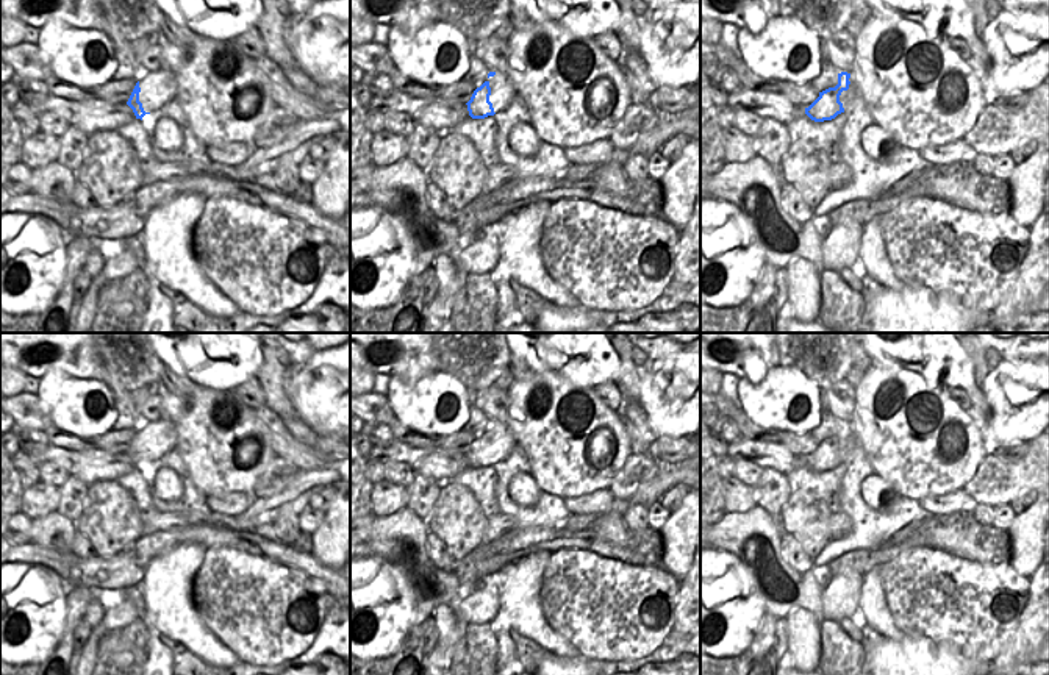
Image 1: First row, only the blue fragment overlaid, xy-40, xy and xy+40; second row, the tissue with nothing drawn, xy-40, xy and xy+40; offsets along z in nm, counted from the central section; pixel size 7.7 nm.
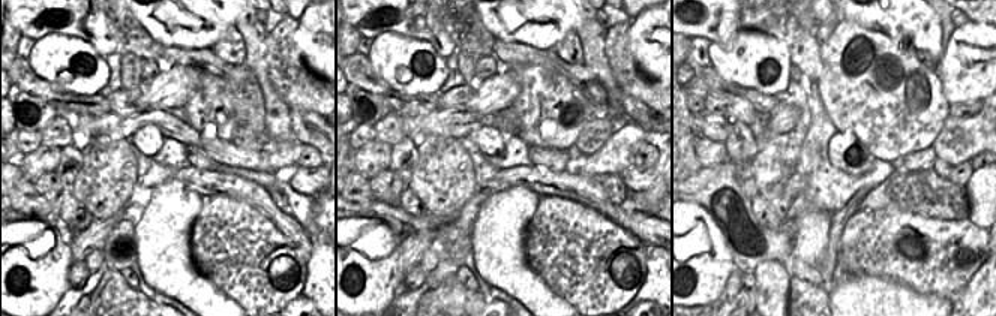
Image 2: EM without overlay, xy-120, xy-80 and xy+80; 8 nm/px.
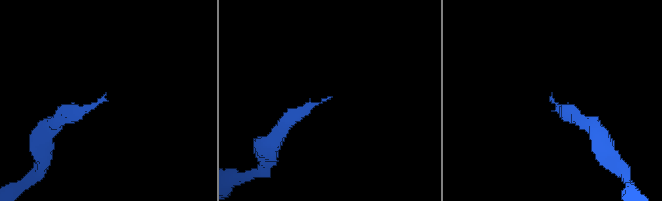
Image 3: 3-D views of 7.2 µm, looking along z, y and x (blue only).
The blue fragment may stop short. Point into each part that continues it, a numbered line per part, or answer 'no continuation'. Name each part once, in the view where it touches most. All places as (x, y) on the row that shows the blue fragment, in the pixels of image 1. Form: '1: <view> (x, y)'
1: xy (502, 89)

